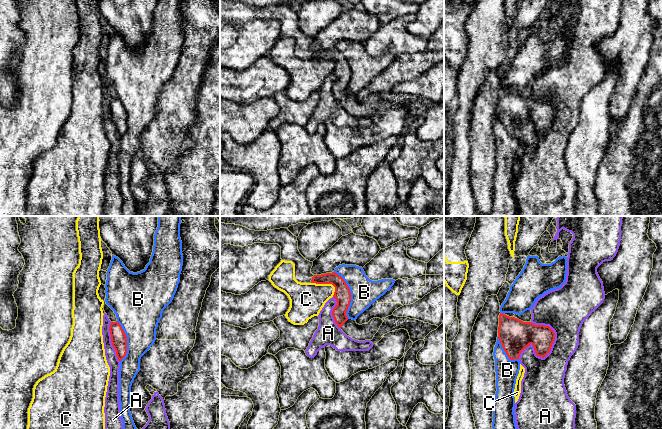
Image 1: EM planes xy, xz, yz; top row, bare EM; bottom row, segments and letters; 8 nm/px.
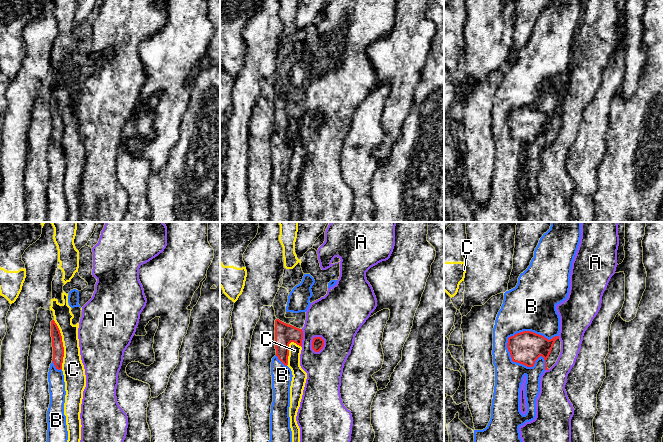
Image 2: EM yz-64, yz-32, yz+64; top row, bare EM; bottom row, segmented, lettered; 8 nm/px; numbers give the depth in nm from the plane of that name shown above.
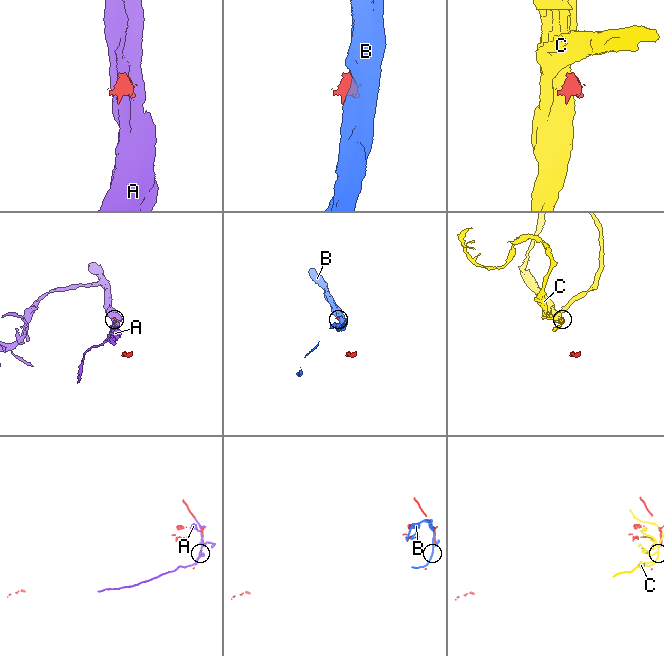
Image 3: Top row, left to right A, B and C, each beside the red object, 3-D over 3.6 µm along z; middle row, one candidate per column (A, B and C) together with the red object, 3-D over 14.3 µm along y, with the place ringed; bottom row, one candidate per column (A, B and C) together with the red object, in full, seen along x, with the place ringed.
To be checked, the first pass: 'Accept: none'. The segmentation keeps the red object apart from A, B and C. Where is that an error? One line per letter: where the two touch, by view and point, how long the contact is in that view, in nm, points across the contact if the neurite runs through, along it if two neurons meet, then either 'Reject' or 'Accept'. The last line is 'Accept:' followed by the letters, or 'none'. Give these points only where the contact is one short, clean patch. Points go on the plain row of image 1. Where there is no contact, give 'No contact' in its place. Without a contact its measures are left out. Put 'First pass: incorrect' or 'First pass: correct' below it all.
A: Touches red at yz (539, 132). Shared border 360 nm. Reject
B: Touches red at xz (350, 70). Shared border 400 nm. Reject
C: Touches red at xz (327, 59). Shared border 220 nm. Reject
Accept: none
First pass: correct

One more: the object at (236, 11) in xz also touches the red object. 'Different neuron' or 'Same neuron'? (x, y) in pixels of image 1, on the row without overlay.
Same neuron

